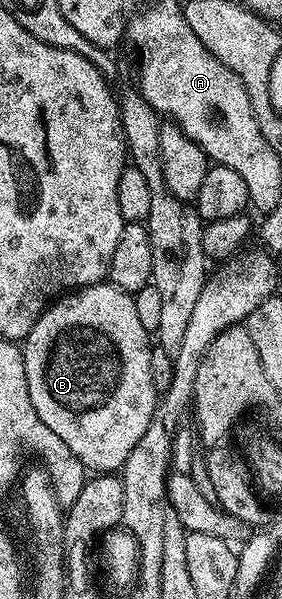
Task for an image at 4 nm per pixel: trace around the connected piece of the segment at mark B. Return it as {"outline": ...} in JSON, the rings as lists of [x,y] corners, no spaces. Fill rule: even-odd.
{"outline":[[[109,281],[95,283],[92,287],[83,287],[73,293],[63,294],[57,301],[51,302],[36,321],[36,325],[32,325],[32,333],[28,333],[28,337],[24,340],[22,356],[28,381],[28,393],[32,397],[32,405],[36,409],[40,421],[44,421],[44,425],[48,425],[48,429],[52,429],[52,433],[56,433],[56,437],[60,437],[60,441],[64,441],[64,445],[68,445],[68,449],[72,449],[72,453],[76,453],[82,466],[91,472],[114,473],[122,468],[128,461],[128,453],[132,453],[132,449],[136,449],[136,441],[140,441],[140,437],[144,437],[144,429],[148,429],[148,425],[152,421],[156,392],[152,385],[151,346],[151,336],[144,329],[144,325],[140,325],[134,297],[127,291],[121,291]]]}

